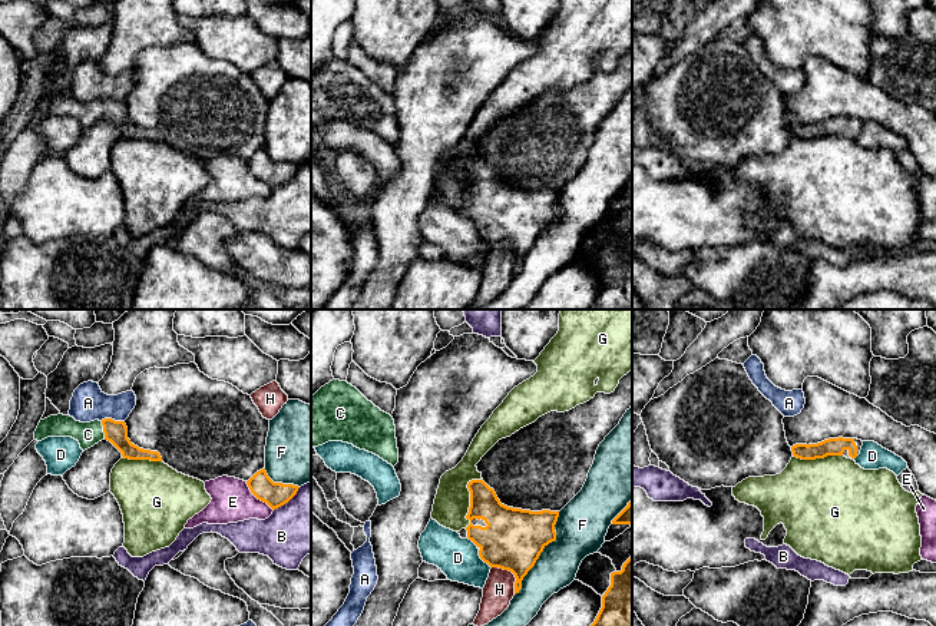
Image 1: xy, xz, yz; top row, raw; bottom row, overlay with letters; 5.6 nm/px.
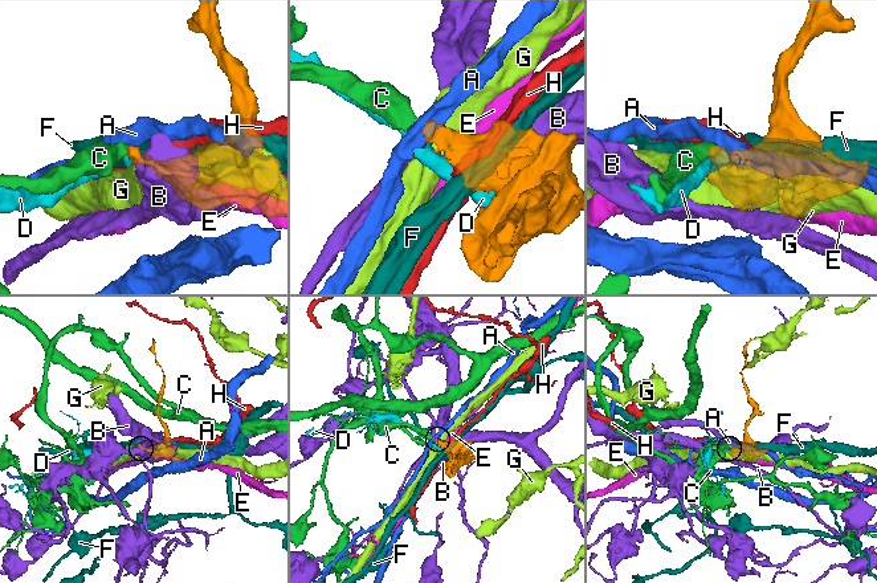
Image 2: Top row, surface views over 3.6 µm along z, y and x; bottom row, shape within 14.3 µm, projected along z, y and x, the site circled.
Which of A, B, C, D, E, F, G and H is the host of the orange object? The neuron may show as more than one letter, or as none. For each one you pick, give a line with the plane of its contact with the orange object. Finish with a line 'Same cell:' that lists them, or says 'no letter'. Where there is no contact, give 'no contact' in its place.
C: meets orange in xy
Same cell: C

